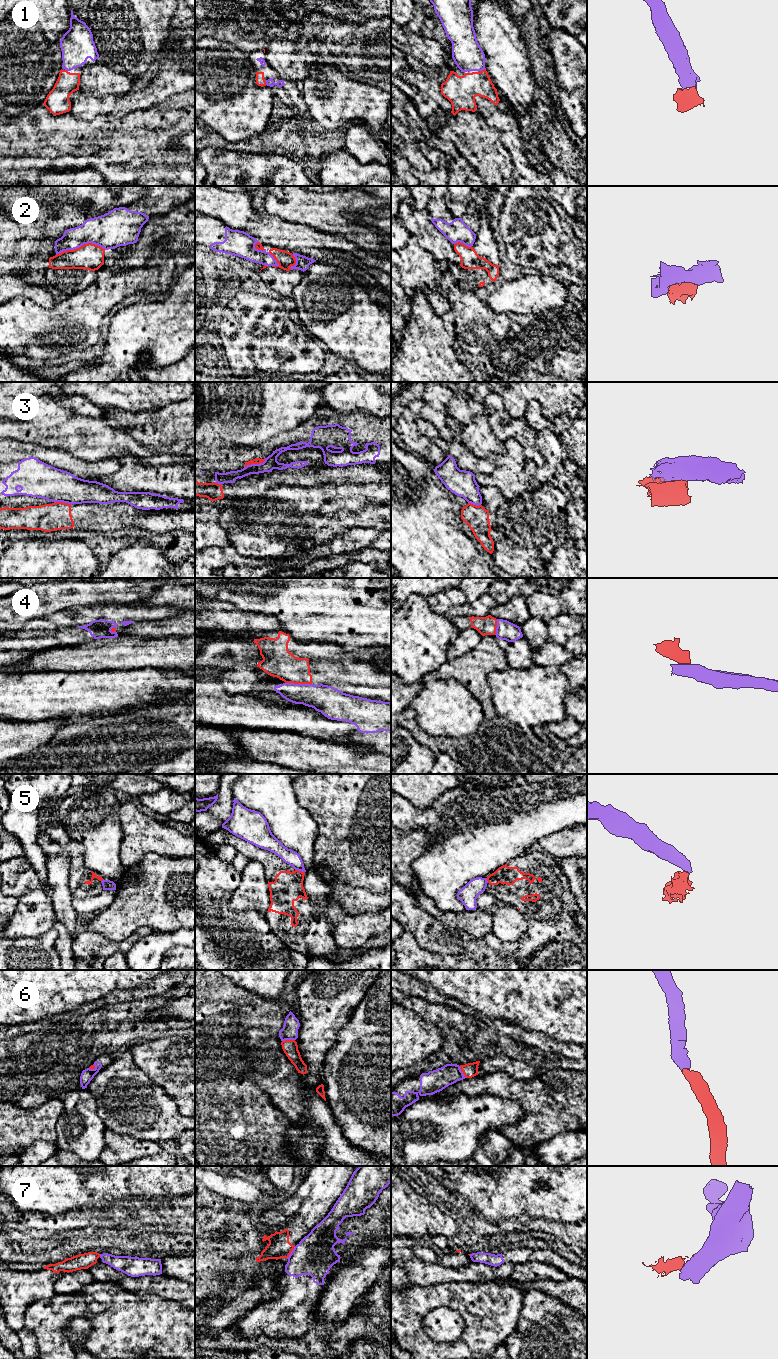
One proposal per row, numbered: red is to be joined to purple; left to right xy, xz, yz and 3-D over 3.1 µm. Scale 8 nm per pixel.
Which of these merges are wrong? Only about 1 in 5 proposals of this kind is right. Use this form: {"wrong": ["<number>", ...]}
{"wrong": ["2", "3", "4", "5", "7"]}

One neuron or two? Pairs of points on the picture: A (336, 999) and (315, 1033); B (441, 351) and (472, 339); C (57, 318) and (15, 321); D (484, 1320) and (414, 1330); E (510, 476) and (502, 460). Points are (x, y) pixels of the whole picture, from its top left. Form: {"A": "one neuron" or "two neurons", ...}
{"A": "one neuron", "B": "two neurons", "C": "one neuron", "D": "one neuron", "E": "one neuron"}

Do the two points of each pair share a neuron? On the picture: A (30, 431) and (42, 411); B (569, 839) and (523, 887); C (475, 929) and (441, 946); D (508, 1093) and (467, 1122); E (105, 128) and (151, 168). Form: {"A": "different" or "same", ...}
{"A": "different", "B": "different", "C": "different", "D": "different", "E": "different"}

